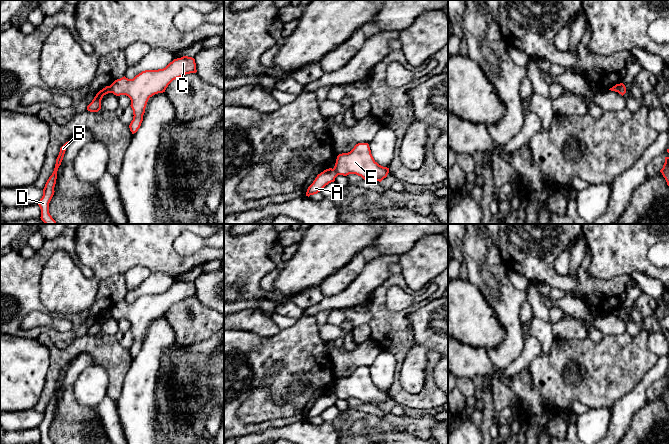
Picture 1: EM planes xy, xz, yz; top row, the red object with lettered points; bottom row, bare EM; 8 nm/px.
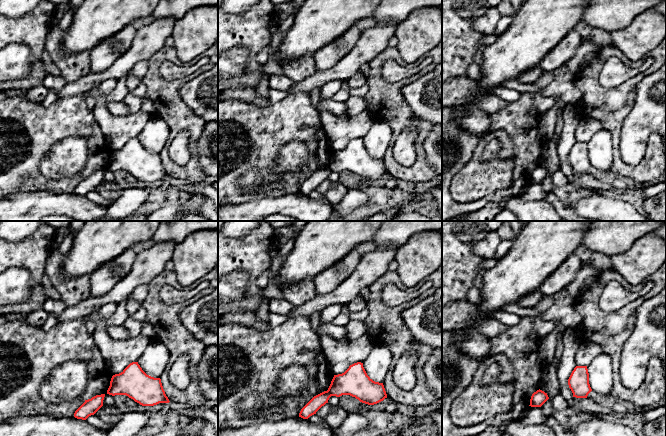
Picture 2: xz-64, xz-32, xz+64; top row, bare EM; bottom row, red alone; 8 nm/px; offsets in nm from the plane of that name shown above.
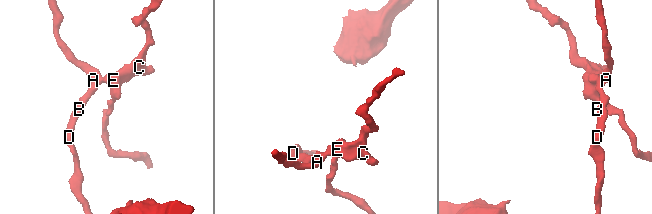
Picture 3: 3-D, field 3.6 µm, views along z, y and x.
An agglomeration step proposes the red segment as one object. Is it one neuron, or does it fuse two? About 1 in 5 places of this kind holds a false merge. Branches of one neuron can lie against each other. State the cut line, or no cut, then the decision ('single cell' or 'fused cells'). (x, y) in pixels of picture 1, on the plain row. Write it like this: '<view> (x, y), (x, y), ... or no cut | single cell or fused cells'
xy (109, 310), (112, 316) | fused cells

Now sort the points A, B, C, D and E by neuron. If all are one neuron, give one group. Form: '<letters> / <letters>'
A B D / C E

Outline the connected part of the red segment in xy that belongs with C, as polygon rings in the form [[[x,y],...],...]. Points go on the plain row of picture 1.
[[[183,280],[174,283],[163,293],[145,294],[133,303],[128,303],[124,300],[115,304],[110,309],[112,317],[116,320],[126,319],[131,324],[130,330],[134,340],[129,352],[132,358],[136,357],[141,350],[150,321],[165,316],[173,304],[196,296],[195,283]]]

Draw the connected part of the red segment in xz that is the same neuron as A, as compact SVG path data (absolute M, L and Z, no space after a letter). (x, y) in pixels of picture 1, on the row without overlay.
M326 393L317 399L313 407L308 411L306 420L314 419L320 416L326 409L335 405L338 397L332 393Z

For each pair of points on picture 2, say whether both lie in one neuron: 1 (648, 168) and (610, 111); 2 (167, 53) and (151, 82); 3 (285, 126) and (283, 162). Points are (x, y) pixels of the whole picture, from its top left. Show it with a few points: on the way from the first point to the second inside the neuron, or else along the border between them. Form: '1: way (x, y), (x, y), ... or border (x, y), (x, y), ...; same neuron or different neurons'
1: way (628, 170), (616, 159), (615, 131); same neuron
2: way (160, 59), (153, 66), (153, 75); same neuron
3: border (307, 145), (302, 141), (285, 143), (270, 164); different neurons

